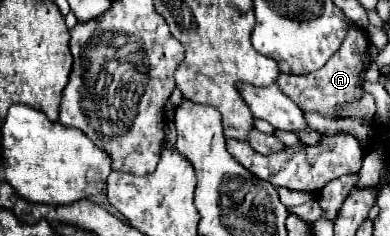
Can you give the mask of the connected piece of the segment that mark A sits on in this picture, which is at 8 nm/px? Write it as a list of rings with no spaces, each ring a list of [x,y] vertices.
[[[346,18],[348,24],[348,34],[342,42],[342,46],[338,48],[338,52],[316,72],[310,74],[282,74],[278,80],[280,90],[292,98],[304,112],[318,112],[322,116],[328,118],[338,118],[336,112],[338,108],[358,102],[364,96],[364,88],[362,84],[366,82],[366,70],[370,68],[370,40],[366,30],[358,28],[358,24],[350,18]]]

